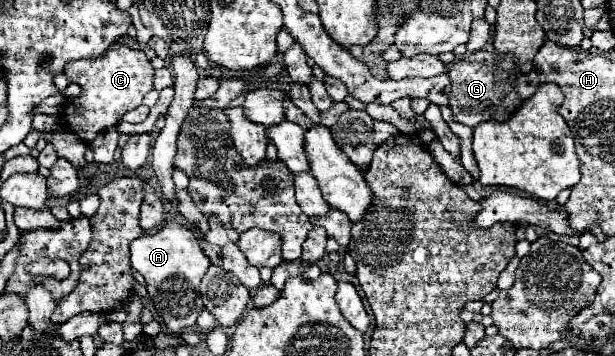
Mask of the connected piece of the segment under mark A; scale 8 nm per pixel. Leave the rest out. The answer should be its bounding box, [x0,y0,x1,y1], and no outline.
[131,222,209,336]

